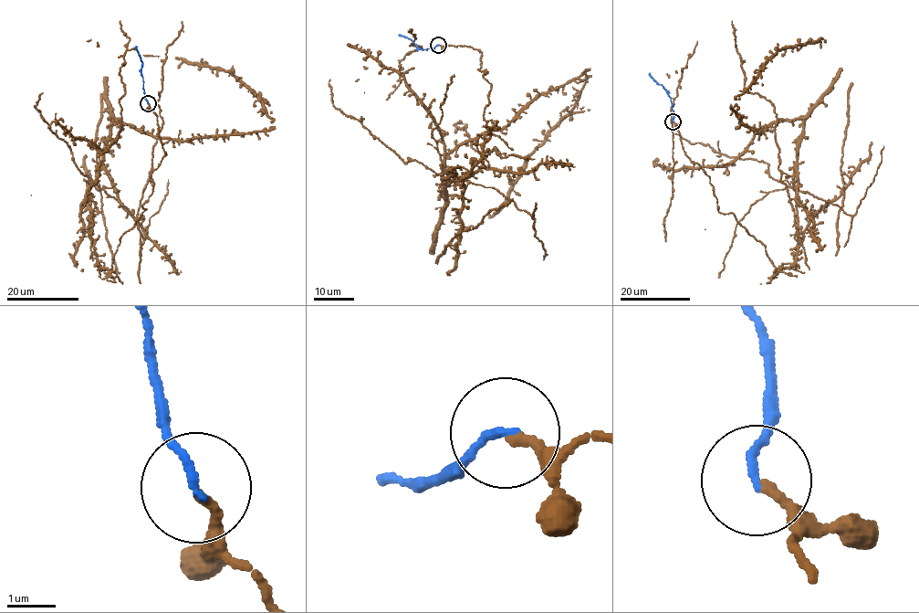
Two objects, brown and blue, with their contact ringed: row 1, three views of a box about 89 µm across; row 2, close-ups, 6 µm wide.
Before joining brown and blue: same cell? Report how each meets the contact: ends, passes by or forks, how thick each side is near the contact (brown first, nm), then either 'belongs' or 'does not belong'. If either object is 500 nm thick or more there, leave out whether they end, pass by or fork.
brown ends there; blue ends there; 180 nm thick on the brown side, 160 nm on the other; belongs

